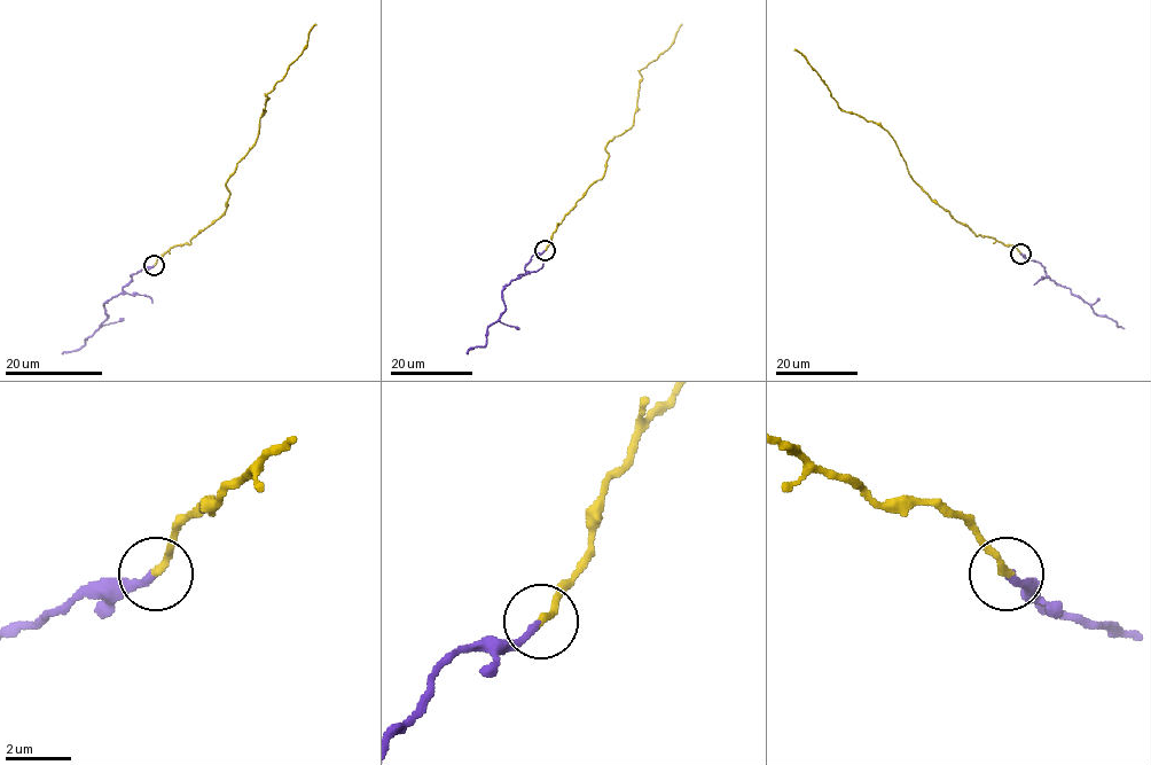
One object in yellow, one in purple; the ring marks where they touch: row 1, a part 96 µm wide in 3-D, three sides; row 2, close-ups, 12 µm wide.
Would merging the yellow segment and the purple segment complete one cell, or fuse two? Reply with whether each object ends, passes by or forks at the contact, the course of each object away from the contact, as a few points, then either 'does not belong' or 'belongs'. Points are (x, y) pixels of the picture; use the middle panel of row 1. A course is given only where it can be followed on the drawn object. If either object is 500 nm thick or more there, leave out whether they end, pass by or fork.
yellow ends | purple ends | yellow via (545, 250), (561, 220), (602, 177), (609, 156), (605, 146), (633, 124), (640, 71), (671, 46), (682, 24) | purple via (545, 250), (534, 254), (525, 272), (504, 287), (504, 311), (488, 327), (483, 346), (471, 348), (467, 353) | belongs

